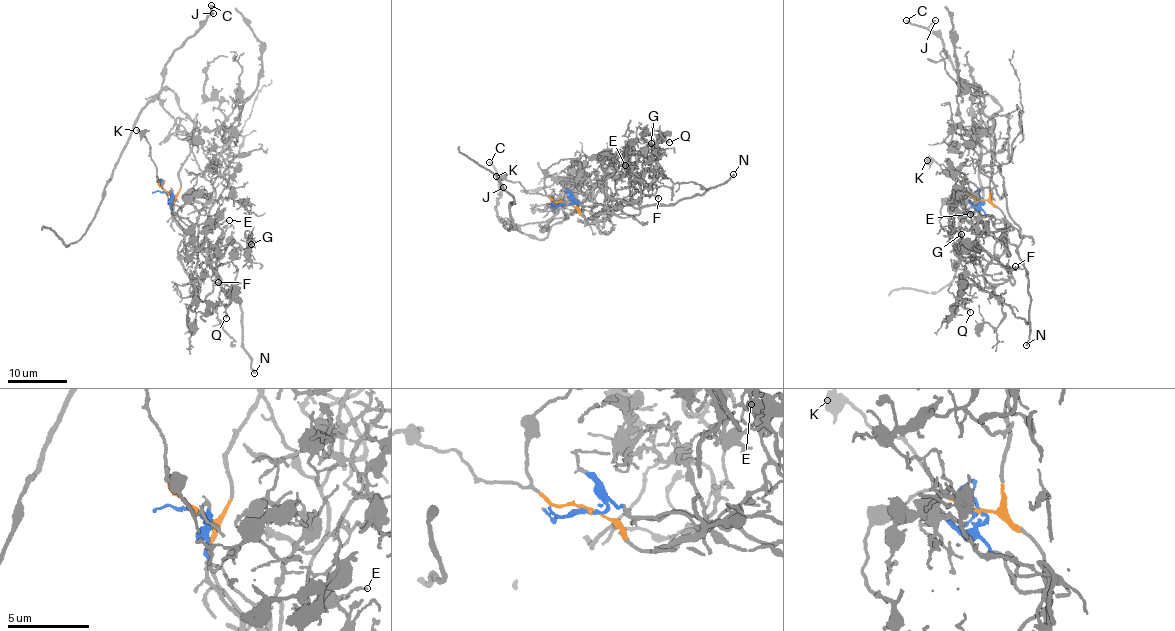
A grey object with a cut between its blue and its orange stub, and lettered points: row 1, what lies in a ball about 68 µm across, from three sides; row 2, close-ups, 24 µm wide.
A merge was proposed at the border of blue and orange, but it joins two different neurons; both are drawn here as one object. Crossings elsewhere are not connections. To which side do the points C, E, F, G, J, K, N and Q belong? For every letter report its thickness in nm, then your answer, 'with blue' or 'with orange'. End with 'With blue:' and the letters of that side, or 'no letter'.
C: 280 nm | with orange
E: 130 nm | with blue
F: 180 nm | with blue
G: 160 nm | with blue
J: 140 nm | with orange
K: 200 nm | with orange
N: 280 nm | with blue
Q: 160 nm | with blue
With blue: E, F, G, N, Q

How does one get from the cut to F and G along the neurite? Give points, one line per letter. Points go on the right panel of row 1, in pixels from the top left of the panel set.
F: (982, 199), (981, 210), (1004, 234), (1002, 241), (977, 237), (975, 245), (996, 264), (1015, 265)
G: (982, 199), (981, 210), (996, 228), (1005, 229), (1003, 240), (986, 231), (971, 243), (961, 234)

